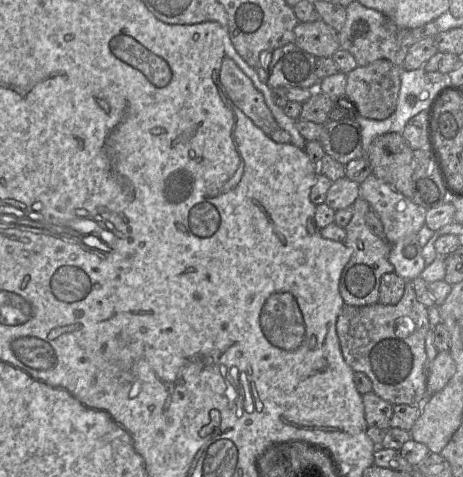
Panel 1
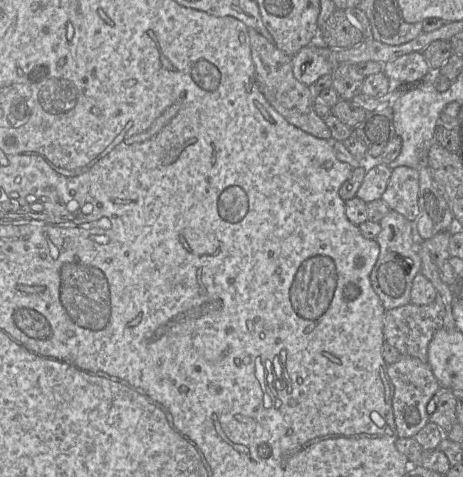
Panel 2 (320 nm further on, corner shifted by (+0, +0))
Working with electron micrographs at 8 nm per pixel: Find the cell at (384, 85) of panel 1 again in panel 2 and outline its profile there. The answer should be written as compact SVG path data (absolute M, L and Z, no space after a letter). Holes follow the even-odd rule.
M421 52L403 55L383 65L382 71L395 85L410 83L427 78L431 68Z

